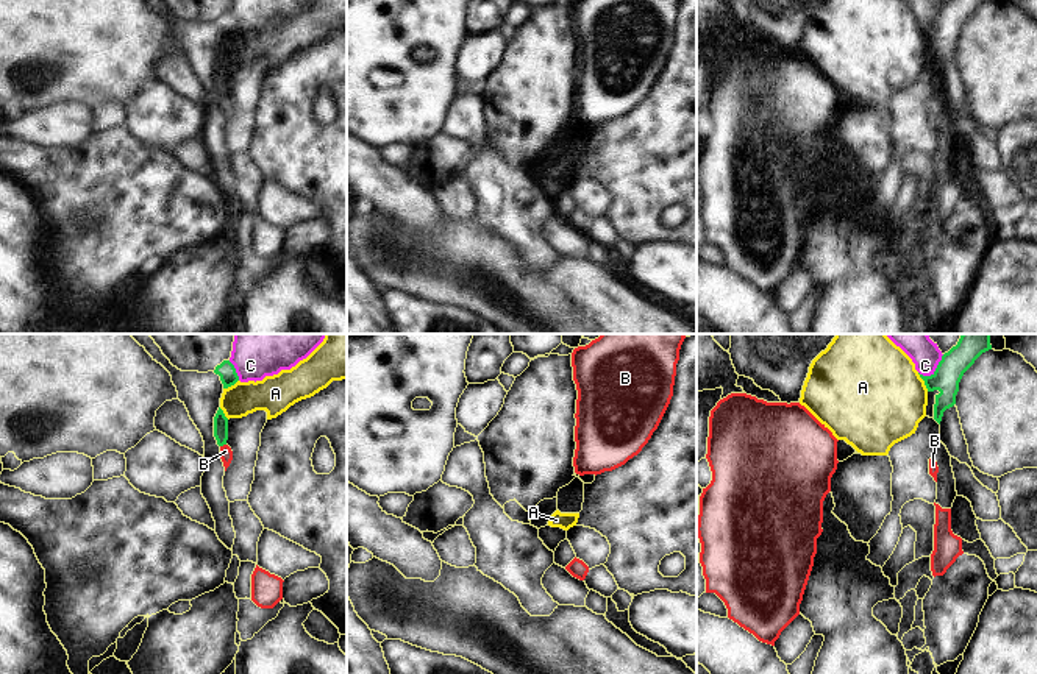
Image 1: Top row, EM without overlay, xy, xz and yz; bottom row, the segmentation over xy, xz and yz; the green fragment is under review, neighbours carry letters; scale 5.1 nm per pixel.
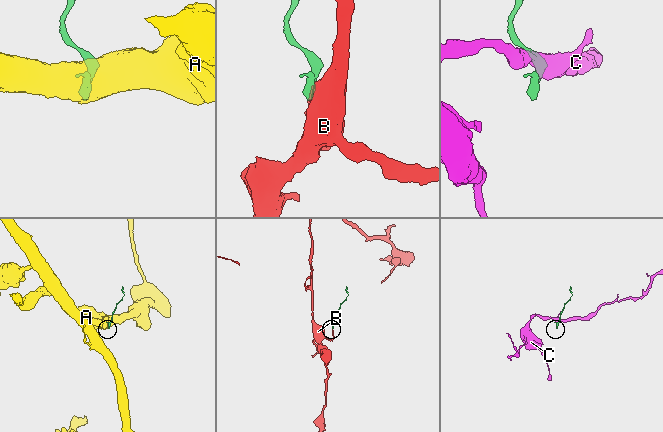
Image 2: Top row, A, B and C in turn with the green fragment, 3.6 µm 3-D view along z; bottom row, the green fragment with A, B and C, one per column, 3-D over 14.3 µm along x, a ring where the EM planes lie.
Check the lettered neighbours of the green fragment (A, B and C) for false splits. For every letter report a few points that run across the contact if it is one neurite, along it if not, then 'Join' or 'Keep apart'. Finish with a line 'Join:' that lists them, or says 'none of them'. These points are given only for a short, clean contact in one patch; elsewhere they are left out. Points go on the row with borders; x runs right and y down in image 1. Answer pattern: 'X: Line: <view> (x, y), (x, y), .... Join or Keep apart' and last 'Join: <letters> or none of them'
A: Line: yz (917, 373), (928, 390). Keep apart
B: Line: xy (220, 422), (222, 445), (225, 451). Join
C: Line: yz (944, 354), (930, 375), (919, 373). Keep apart
Join: B

